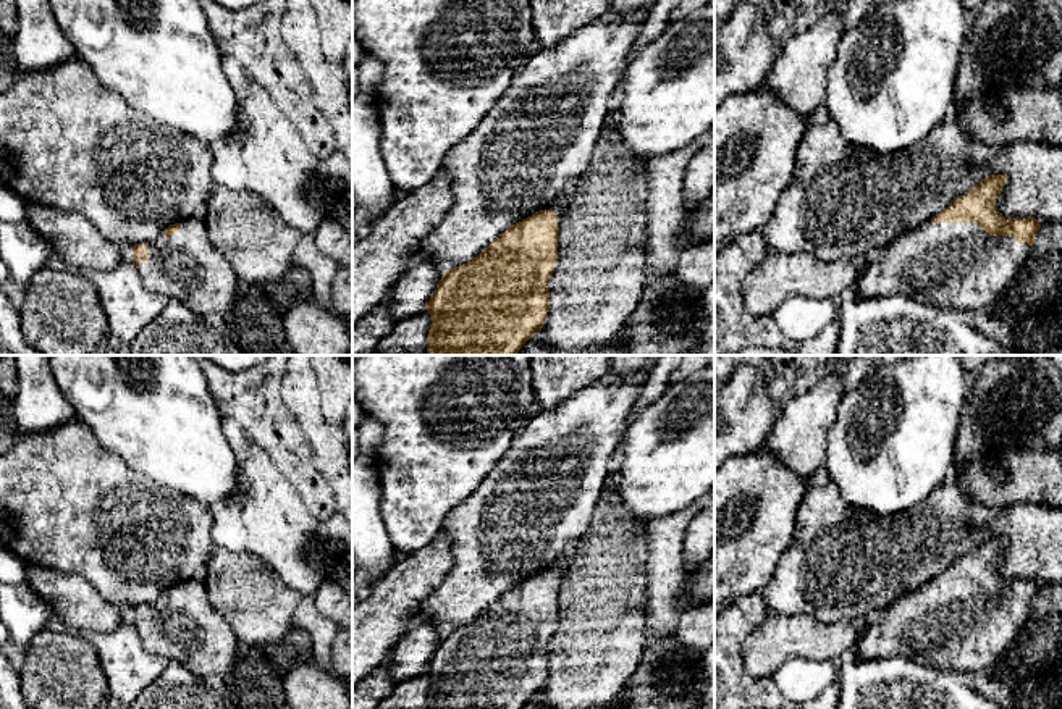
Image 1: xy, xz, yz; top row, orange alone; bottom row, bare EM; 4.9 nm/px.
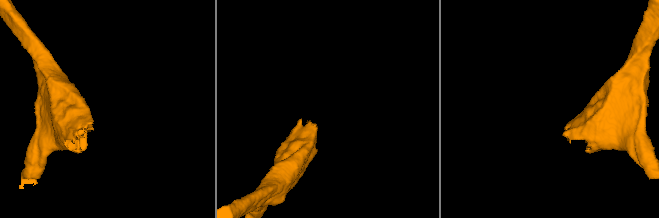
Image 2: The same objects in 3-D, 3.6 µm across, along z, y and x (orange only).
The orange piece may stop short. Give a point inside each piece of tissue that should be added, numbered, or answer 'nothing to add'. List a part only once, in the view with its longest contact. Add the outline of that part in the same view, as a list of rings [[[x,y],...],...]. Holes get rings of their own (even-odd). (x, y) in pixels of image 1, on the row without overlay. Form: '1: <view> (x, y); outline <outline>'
1: yz (959, 629); outline [[[925,583],[870,620],[852,656],[857,659],[902,657],[955,673],[992,672],[1015,644],[1030,615],[1030,606],[1012,598],[989,598],[976,585]]]

